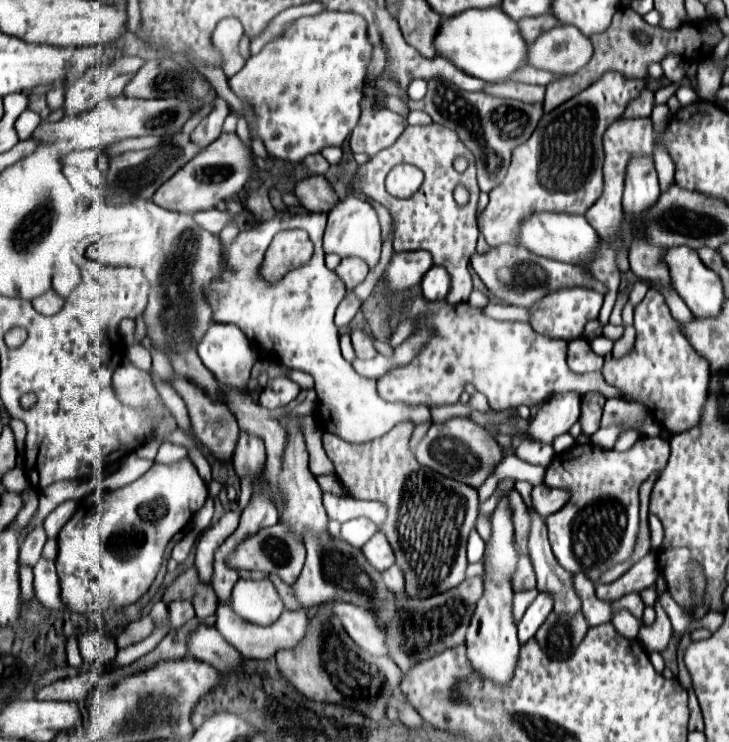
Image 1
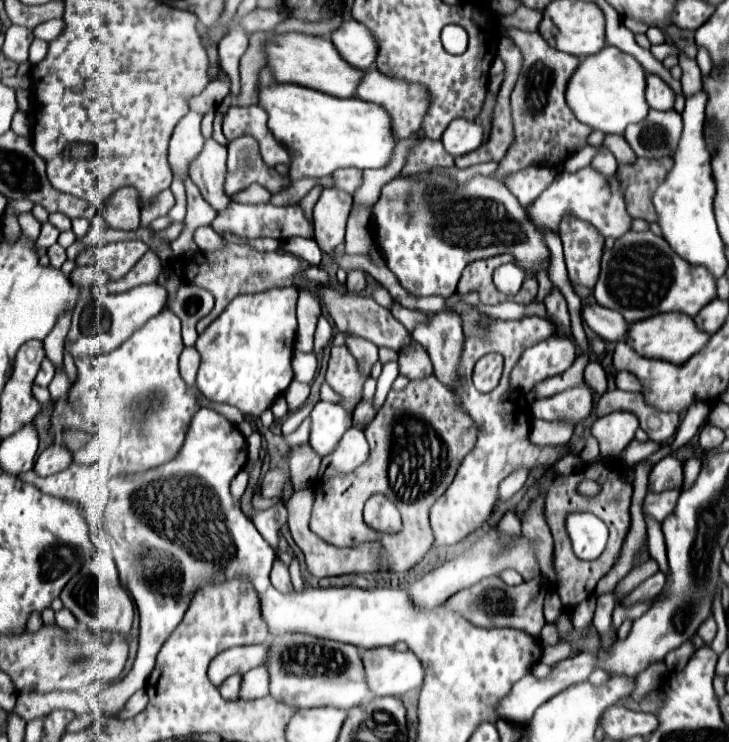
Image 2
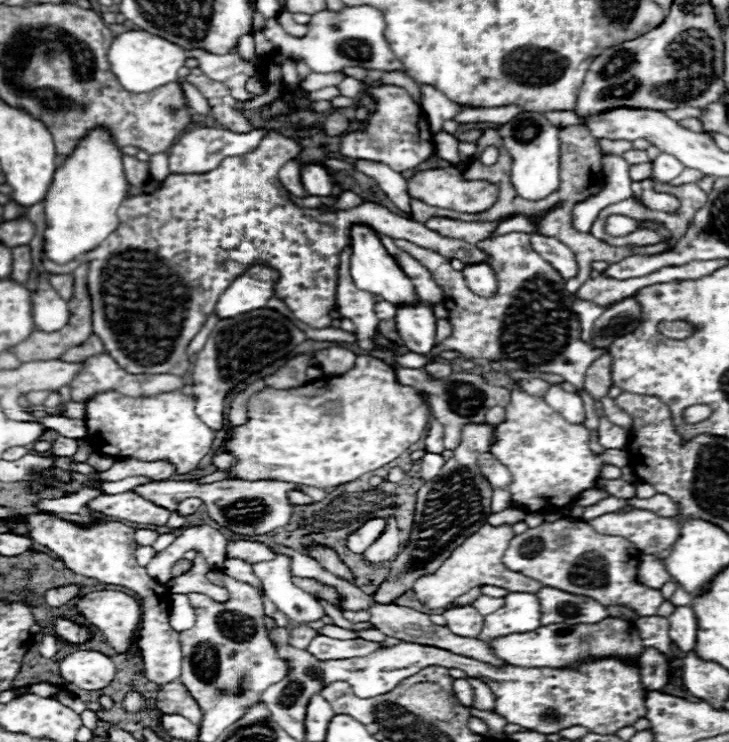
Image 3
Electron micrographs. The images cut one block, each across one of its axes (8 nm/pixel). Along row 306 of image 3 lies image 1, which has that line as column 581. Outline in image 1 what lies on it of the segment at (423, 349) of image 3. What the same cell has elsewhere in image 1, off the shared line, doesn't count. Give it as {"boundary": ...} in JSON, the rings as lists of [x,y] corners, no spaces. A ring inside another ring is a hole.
{"boundary":[[[584,394],[580,402],[580,426],[582,434],[592,436],[600,428],[600,416],[602,416],[602,406],[606,398],[600,394]]]}

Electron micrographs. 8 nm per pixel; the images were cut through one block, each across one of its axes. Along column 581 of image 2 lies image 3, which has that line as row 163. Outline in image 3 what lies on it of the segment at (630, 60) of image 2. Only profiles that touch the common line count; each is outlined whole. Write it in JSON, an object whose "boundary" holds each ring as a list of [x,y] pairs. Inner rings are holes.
{"boundary":[[[94,130],[54,172],[54,180],[42,202],[46,214],[46,258],[66,264],[100,246],[118,226],[116,210],[126,192],[128,182],[122,168],[122,150],[112,144],[106,132]]]}

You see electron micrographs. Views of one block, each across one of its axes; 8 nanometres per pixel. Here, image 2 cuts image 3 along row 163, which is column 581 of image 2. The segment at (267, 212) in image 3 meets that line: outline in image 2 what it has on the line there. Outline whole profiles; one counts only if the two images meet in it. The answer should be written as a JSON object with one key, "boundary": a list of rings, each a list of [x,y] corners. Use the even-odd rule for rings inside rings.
{"boundary":[[[564,220],[560,226],[564,258],[570,282],[576,286],[594,288],[600,274],[600,258],[604,240],[596,236],[596,228],[582,220]]]}

